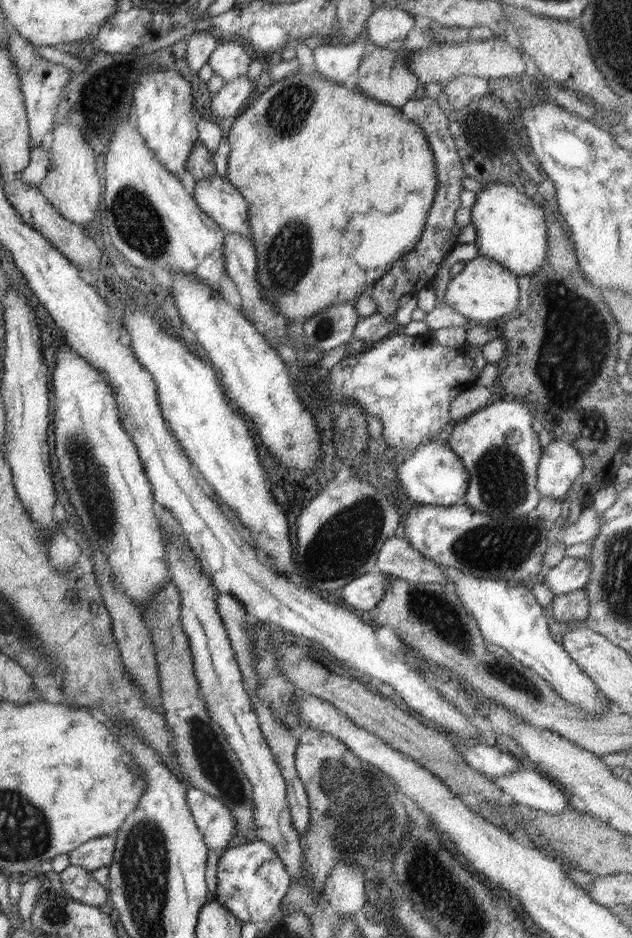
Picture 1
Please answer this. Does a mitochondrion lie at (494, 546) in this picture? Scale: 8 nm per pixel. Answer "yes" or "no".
yes

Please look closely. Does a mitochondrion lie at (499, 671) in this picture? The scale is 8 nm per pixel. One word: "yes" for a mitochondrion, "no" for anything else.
yes

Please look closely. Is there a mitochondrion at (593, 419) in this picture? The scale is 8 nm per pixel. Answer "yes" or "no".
yes

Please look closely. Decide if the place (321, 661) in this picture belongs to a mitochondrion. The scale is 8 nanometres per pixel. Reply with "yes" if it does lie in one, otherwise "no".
no

